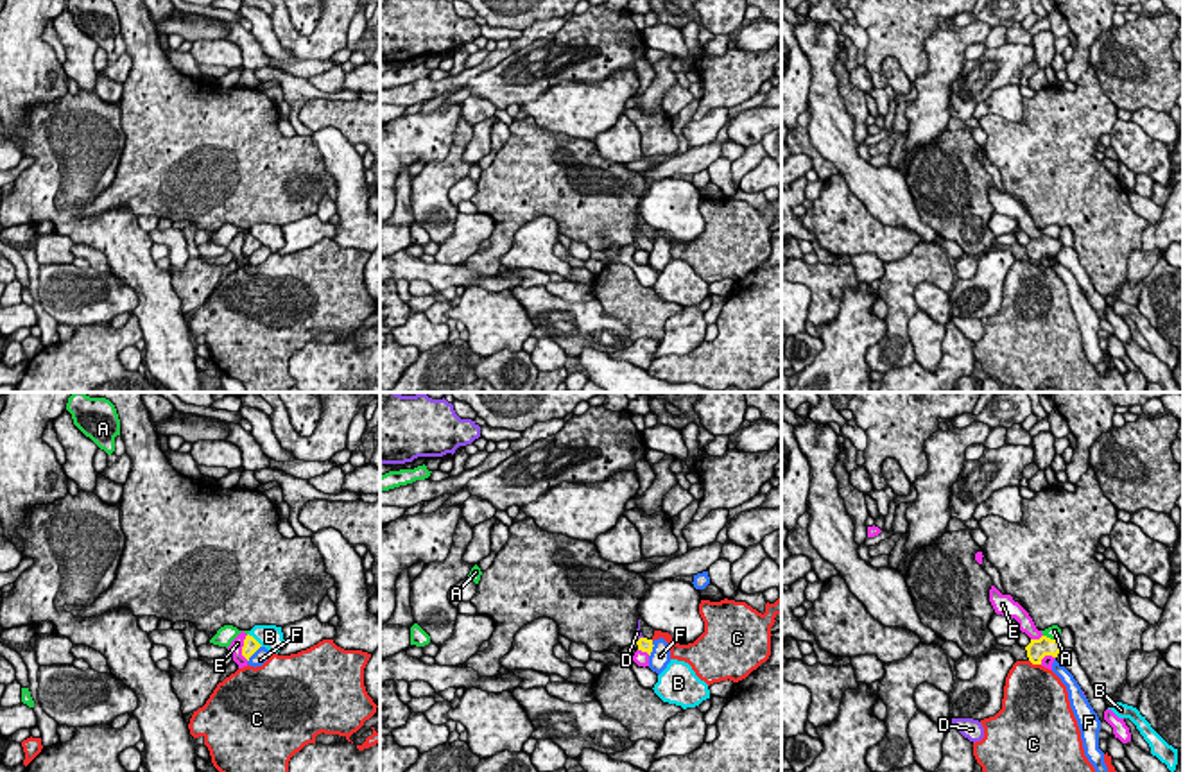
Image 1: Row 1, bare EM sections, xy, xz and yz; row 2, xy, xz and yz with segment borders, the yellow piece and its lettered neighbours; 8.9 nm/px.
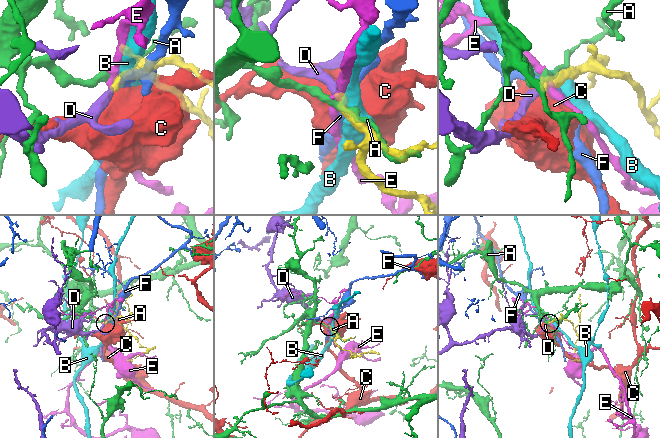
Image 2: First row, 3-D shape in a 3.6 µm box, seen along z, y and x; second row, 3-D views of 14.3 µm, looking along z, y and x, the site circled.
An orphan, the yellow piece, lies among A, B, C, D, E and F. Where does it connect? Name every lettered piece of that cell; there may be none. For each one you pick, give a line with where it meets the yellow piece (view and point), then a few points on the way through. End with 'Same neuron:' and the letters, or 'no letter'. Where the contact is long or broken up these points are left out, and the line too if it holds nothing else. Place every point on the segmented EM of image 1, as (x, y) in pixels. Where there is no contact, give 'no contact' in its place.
D: contact xz (640, 638); way xz (646, 645), (640, 638), (637, 633)
Same neuron: D

